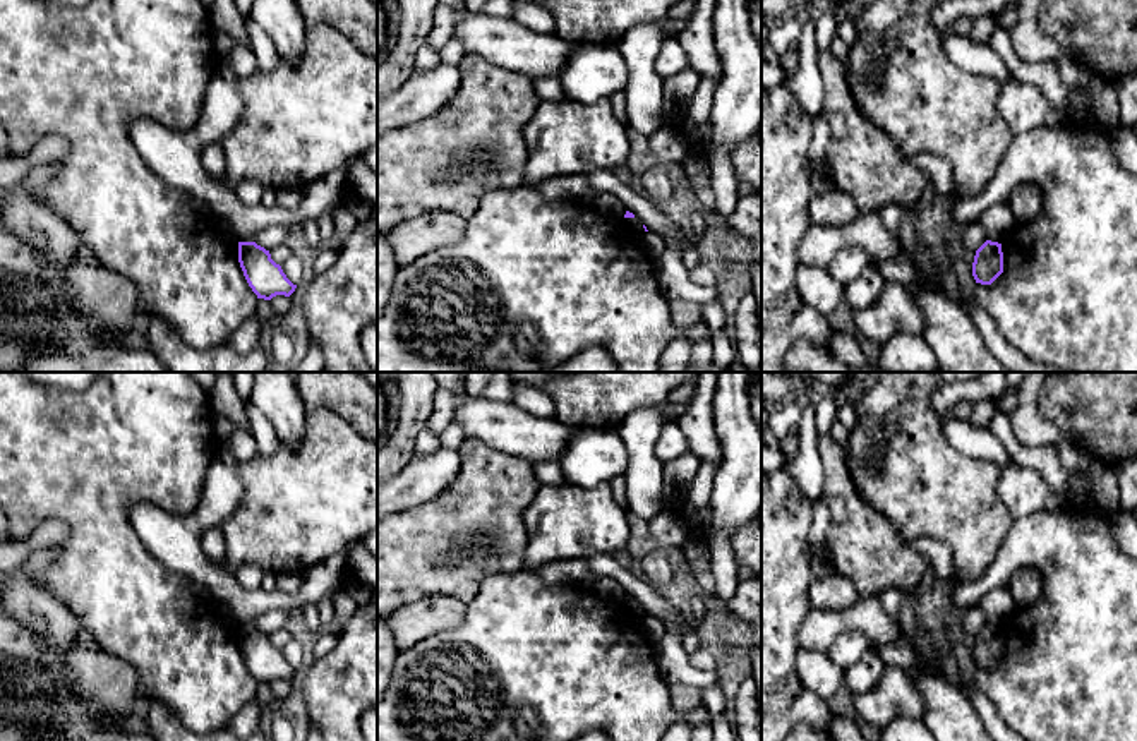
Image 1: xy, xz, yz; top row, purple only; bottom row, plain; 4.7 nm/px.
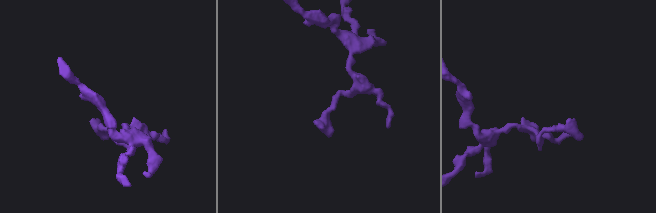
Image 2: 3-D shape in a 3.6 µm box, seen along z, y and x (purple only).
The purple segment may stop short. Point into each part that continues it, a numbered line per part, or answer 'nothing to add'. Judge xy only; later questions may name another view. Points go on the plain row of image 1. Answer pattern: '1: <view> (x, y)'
nothing to add

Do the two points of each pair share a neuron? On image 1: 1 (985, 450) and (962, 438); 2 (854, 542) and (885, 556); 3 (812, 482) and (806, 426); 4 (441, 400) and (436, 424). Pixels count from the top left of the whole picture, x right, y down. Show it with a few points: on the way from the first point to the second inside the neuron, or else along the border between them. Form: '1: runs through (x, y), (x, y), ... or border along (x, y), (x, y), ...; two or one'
1: runs through (980, 445), (968, 438); one
2: runs through (861, 544), (873, 556), (878, 556); one
3: runs through (806, 469), (806, 439); one
4: runs through (441, 405), (439, 419); one

